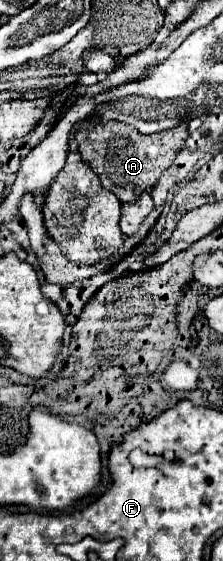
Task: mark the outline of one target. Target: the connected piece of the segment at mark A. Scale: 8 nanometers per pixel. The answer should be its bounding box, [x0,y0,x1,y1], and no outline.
[76,122,188,202]

